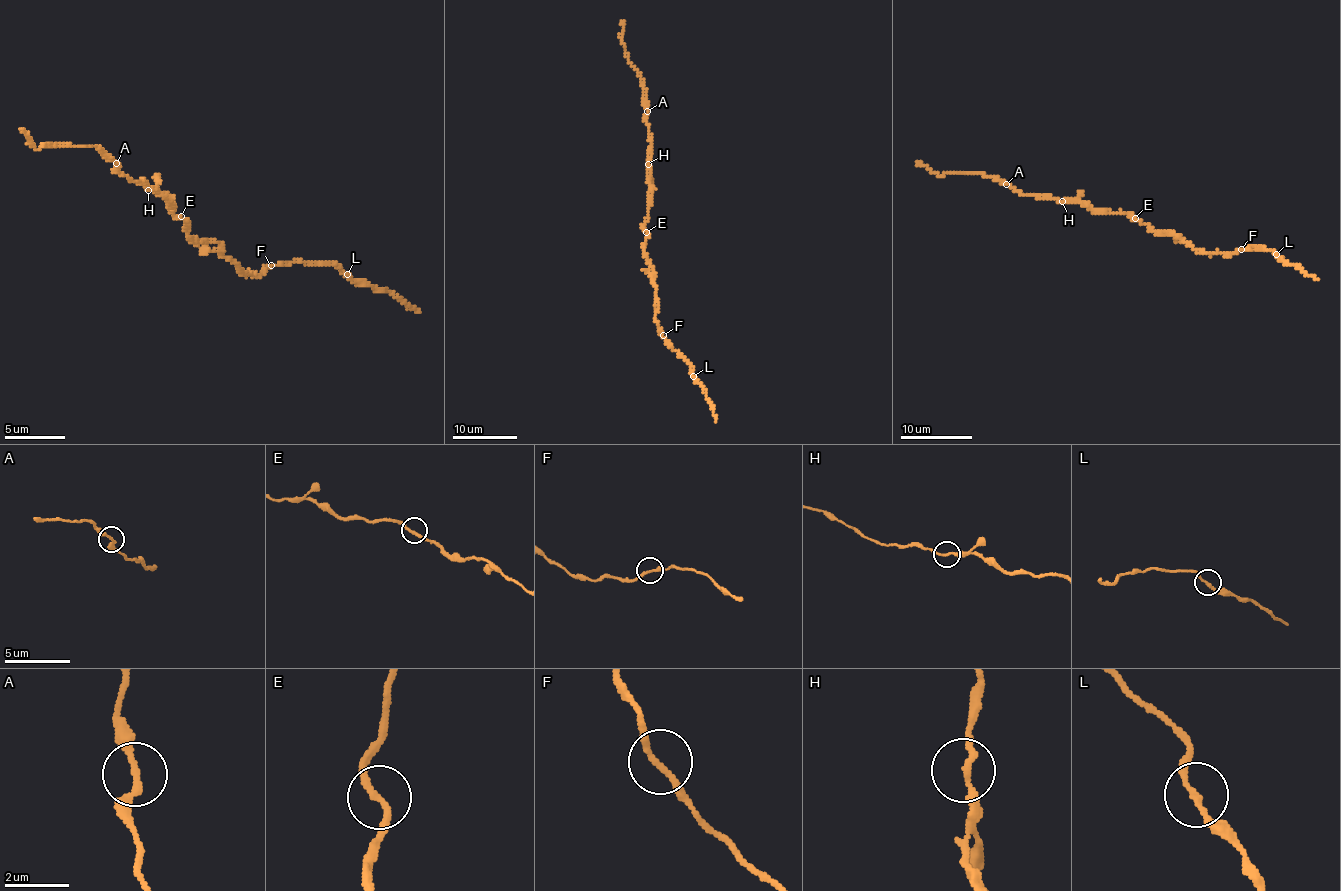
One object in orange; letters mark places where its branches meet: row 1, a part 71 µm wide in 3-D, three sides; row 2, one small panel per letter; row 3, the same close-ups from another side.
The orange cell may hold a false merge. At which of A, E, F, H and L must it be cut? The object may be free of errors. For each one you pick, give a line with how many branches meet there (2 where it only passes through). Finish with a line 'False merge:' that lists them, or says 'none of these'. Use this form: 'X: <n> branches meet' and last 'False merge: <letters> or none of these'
A: 2 branches meet
False merge: A

